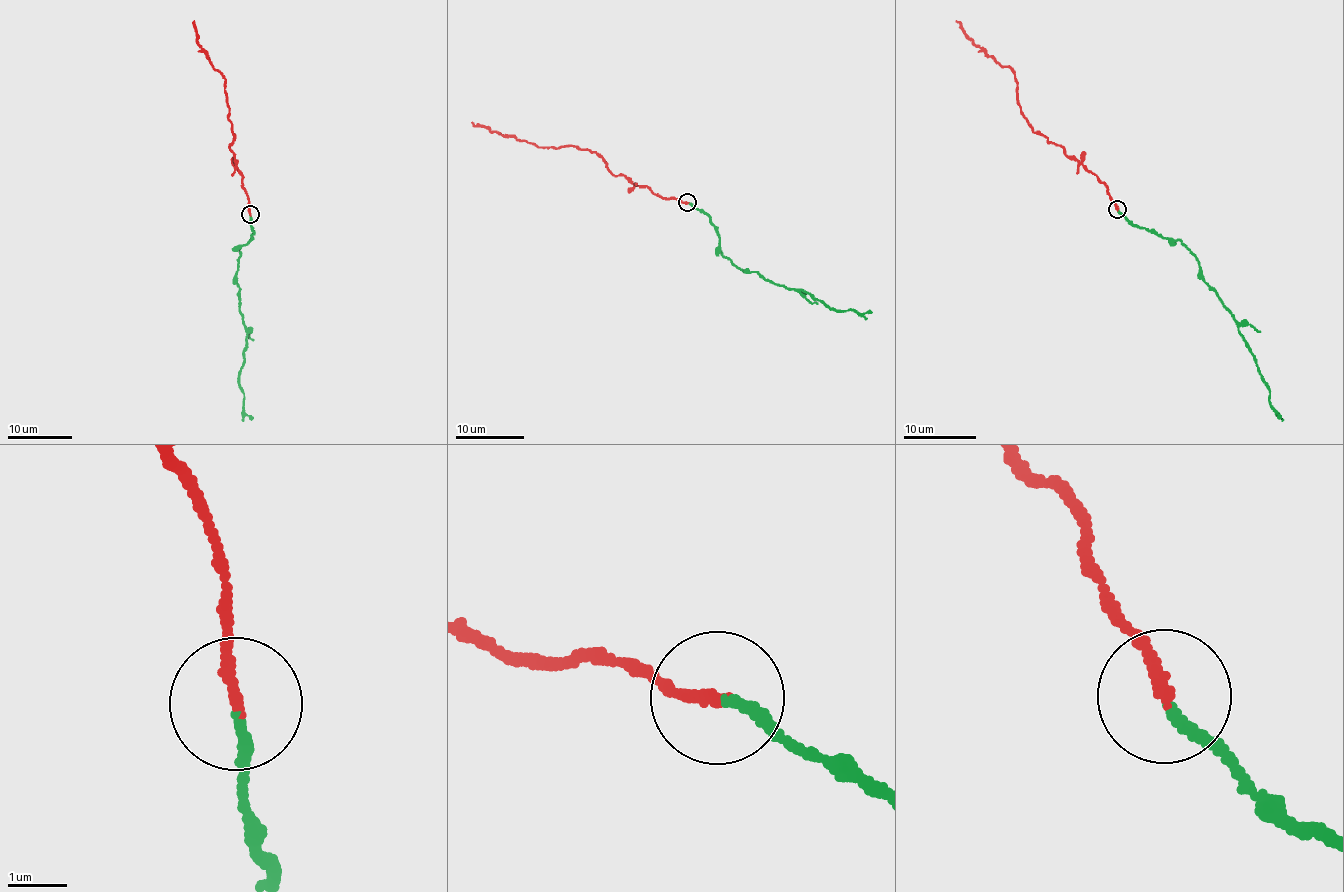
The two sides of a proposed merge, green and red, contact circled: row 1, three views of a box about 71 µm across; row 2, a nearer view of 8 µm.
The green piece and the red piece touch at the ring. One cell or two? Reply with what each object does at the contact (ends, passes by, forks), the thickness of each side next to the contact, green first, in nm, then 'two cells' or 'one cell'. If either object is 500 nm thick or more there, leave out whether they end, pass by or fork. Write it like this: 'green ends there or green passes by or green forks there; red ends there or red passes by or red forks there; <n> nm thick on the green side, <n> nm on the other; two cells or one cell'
green ends there; red ends there; 180 nm thick on the green side, 180 nm on the other; one cell

